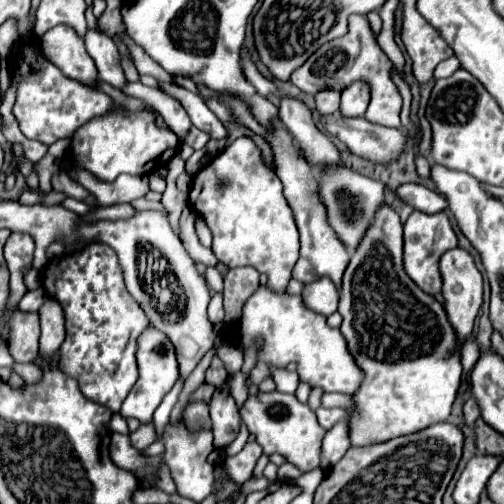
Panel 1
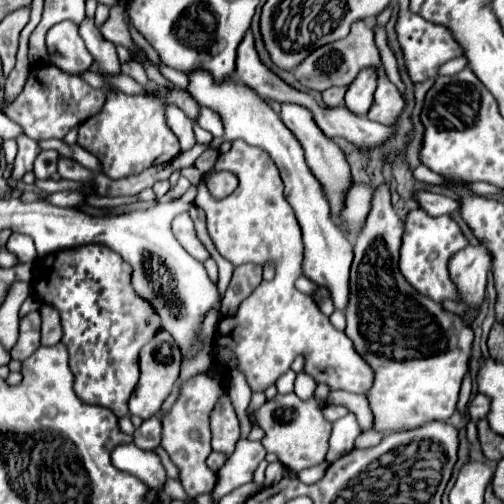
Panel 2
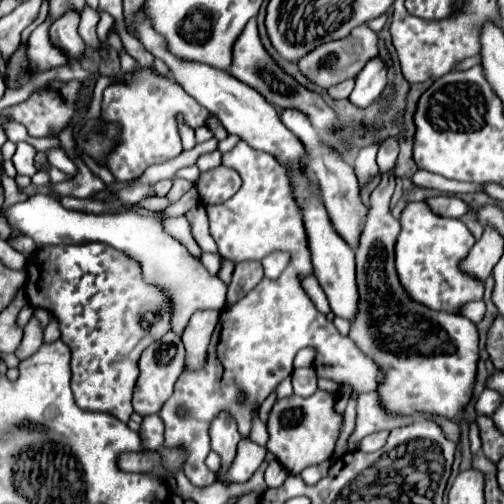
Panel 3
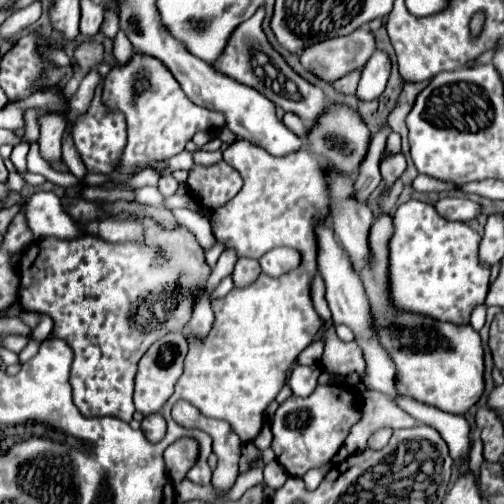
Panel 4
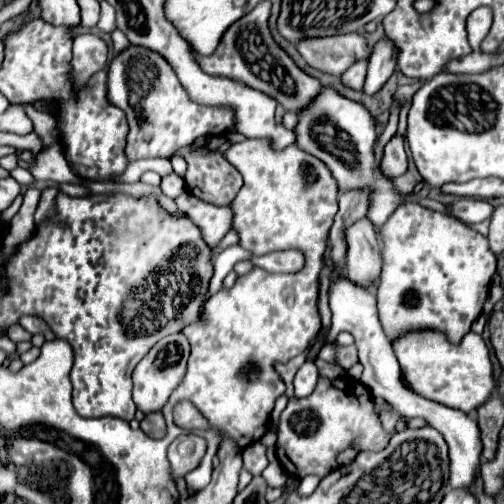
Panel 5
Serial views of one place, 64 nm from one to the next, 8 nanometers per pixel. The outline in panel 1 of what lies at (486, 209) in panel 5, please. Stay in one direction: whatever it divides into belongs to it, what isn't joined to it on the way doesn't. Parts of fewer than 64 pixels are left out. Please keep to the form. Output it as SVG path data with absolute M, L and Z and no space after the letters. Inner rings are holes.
M404 184L404 186L400 186L398 196L406 204L412 204L416 210L428 212L428 214L444 212L448 208L448 200L444 200L444 196L428 190L426 186L420 186L420 184Z

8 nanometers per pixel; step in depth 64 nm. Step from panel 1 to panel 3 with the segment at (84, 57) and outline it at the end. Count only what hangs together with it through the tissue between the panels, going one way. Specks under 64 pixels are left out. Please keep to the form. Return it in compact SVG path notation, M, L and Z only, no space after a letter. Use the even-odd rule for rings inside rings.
M68 8L50 26L52 44L64 50L70 56L70 62L74 62L78 56L84 54L84 42L80 40L80 34L78 34L78 20L80 20L80 14L74 8Z

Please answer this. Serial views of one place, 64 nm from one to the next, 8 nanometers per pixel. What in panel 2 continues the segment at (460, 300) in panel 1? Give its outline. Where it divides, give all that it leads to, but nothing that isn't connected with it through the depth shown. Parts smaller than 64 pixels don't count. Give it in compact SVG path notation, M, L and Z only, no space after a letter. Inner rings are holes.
M484 244L468 246L452 256L448 270L462 294L462 302L480 304L484 300L484 286L490 268L492 254L488 254Z

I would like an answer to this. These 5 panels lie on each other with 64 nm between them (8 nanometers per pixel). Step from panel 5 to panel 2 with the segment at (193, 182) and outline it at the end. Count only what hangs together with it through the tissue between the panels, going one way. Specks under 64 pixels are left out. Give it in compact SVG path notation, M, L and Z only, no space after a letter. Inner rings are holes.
M212 172L208 178L206 178L206 188L208 192L214 196L214 198L226 198L230 196L236 188L238 188L238 178L232 174L232 172Z

